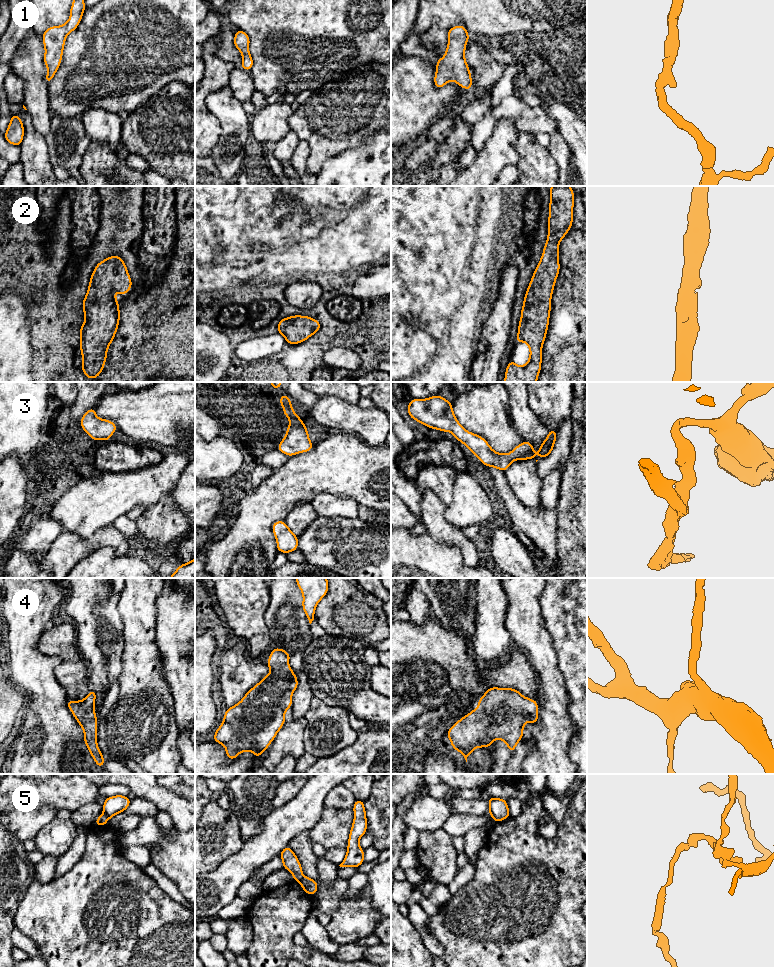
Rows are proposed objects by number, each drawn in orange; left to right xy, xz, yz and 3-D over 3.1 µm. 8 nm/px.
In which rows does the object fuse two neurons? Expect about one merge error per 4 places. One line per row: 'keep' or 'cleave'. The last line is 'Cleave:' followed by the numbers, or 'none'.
1: keep
2: keep
3: keep
4: keep
5: cleave
Cleave: 5

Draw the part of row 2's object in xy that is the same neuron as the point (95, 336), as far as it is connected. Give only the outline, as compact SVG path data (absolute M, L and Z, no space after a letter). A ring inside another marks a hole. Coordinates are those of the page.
M113 255L99 262L90 278L88 291L83 299L82 309L85 321L80 328L80 345L82 353L82 371L89 379L97 378L107 358L107 350L116 335L120 320L119 303L114 292L124 295L130 291L132 281L122 258Z

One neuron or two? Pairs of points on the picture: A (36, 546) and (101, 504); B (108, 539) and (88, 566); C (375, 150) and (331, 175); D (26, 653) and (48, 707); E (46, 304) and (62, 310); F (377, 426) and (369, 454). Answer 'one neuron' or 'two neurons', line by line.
A: two neurons
B: two neurons
C: one neuron
D: one neuron
E: one neuron
F: two neurons

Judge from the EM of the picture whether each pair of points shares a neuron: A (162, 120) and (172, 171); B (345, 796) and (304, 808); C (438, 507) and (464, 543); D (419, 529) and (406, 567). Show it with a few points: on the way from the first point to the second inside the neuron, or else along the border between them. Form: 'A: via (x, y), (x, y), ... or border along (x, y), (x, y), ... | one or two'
A: via (172, 133), (172, 158) | one
B: border along (339, 784), (326, 795), (323, 805) | two
C: via (438, 516), (438, 519), (455, 536) | one
D: border along (407, 529), (414, 535), (426, 533) | two

